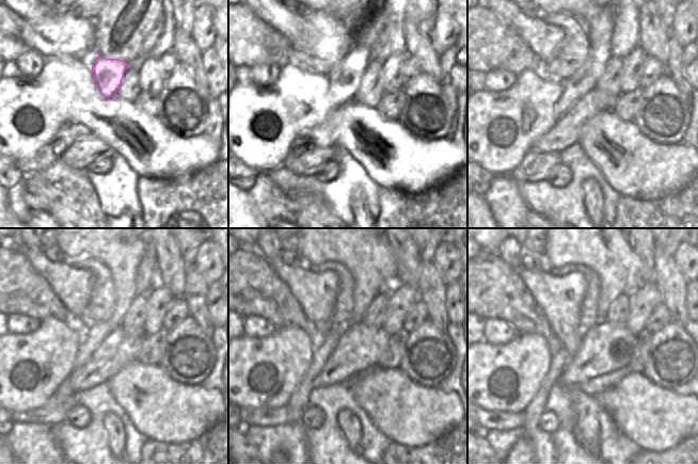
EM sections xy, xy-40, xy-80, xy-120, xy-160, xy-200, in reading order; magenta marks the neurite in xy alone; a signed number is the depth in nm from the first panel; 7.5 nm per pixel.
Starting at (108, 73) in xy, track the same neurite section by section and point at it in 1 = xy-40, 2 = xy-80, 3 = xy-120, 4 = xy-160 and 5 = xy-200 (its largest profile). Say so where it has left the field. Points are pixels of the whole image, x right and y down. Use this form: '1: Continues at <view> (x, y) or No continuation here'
1: Continues at xy-40 (344, 79)
2: Continues at xy-80 (600, 19)
3: Continues at xy-120 (122, 257)
4: Continues at xy-160 (369, 258)
5: Continues at xy-200 (604, 250).

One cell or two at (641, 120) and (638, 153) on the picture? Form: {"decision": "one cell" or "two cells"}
{"decision": "two cells"}

